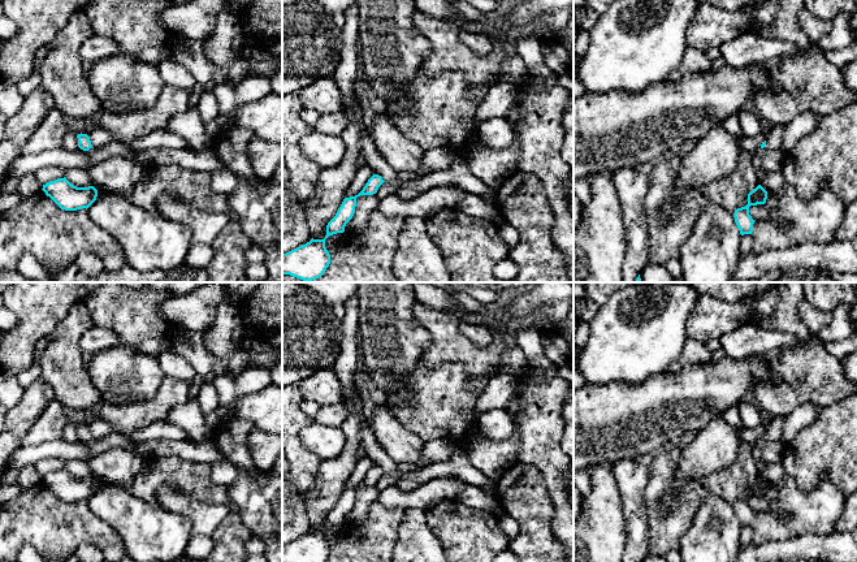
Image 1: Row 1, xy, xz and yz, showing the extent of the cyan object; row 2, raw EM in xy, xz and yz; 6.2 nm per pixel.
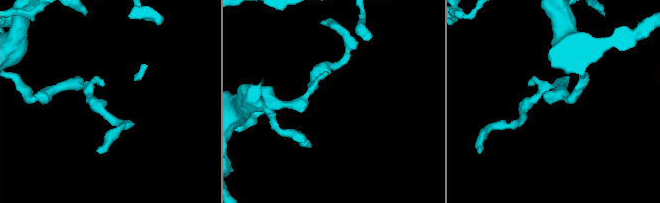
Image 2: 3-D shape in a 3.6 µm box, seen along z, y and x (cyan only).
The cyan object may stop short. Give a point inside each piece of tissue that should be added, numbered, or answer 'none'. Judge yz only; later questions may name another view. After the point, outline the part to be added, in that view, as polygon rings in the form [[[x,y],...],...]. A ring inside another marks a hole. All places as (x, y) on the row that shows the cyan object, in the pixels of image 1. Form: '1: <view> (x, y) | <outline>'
none

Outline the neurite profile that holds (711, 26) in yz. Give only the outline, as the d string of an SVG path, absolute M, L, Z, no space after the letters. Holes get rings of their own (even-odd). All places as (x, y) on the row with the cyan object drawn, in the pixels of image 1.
M701 4L687 29L687 44L702 52L709 47L719 47L748 31L750 18L750 8L728 12Z

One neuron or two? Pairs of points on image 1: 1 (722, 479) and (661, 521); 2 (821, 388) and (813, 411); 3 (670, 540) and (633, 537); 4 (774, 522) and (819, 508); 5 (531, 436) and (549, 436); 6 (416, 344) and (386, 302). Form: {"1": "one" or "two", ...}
{"1": "one", "2": "two", "3": "two", "4": "one", "5": "one", "6": "one"}

